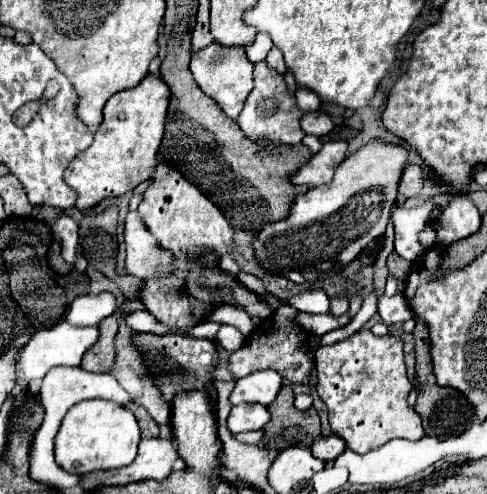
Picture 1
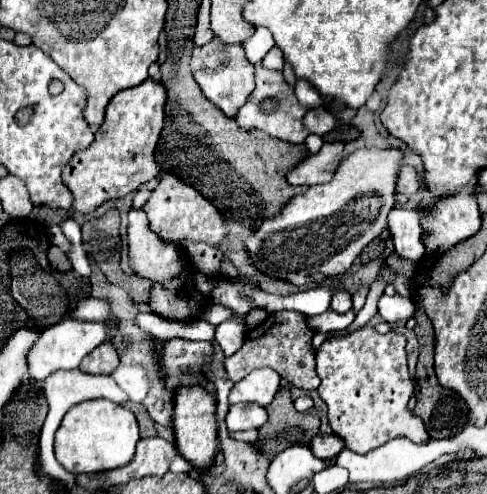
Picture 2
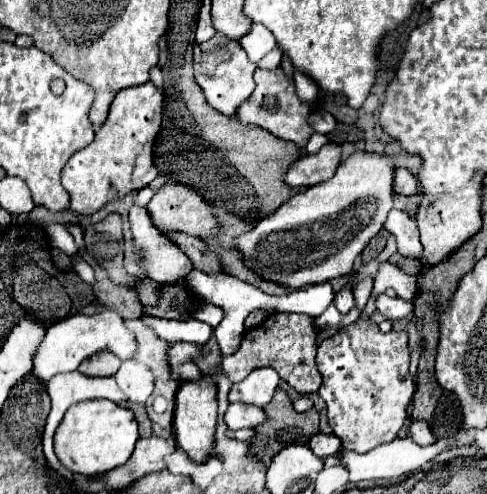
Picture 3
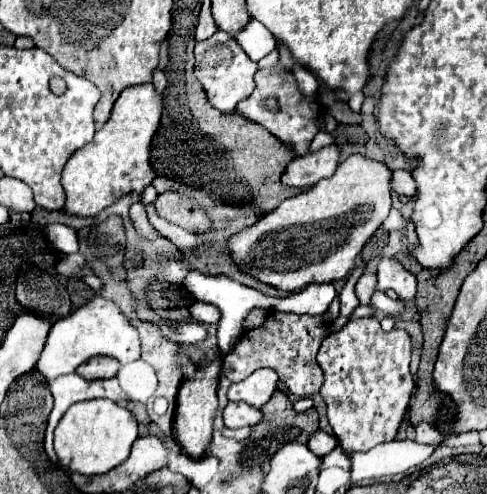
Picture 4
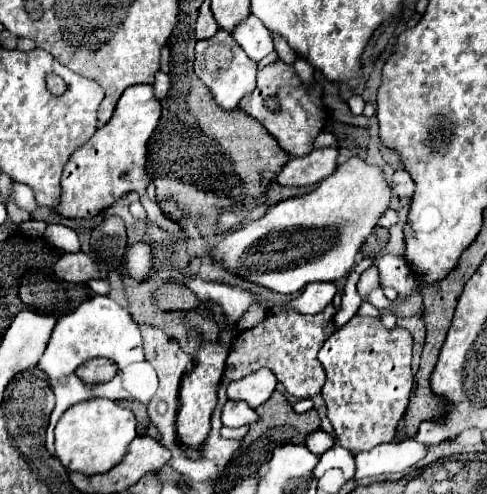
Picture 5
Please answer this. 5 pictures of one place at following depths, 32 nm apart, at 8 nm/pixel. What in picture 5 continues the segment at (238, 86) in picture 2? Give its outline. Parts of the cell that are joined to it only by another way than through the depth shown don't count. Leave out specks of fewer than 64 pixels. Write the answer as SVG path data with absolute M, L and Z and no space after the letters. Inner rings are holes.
M220 30L208 40L196 42L194 72L210 88L214 100L222 108L236 108L238 102L256 88L256 62L248 58L248 54L236 44L236 40L226 30Z

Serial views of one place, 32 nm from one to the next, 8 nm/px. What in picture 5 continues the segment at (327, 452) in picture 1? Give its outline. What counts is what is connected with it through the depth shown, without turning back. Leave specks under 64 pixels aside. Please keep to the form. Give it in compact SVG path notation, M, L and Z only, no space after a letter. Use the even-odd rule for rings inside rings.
M316 430L306 436L306 446L316 456L320 456L320 452L326 452L328 448L332 448L332 442L334 442L334 438L330 434L326 434L324 430Z

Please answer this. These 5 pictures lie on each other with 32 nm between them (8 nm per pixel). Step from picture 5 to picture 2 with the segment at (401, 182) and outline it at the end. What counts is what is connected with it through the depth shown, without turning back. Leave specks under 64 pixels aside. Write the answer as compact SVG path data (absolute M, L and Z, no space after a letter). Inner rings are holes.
M402 166L398 170L398 180L396 180L396 192L410 196L414 192L420 190L420 180L418 180L418 172L410 166Z

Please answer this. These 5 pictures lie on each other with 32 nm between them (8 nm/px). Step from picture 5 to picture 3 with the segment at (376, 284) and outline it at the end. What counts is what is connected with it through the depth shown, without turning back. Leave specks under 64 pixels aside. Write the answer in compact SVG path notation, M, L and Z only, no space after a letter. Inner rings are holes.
M370 276L362 278L362 280L356 284L354 296L356 296L356 306L358 306L358 308L366 306L366 302L368 302L368 298L370 298L370 294L372 294L372 284L374 284L374 278L370 278Z

